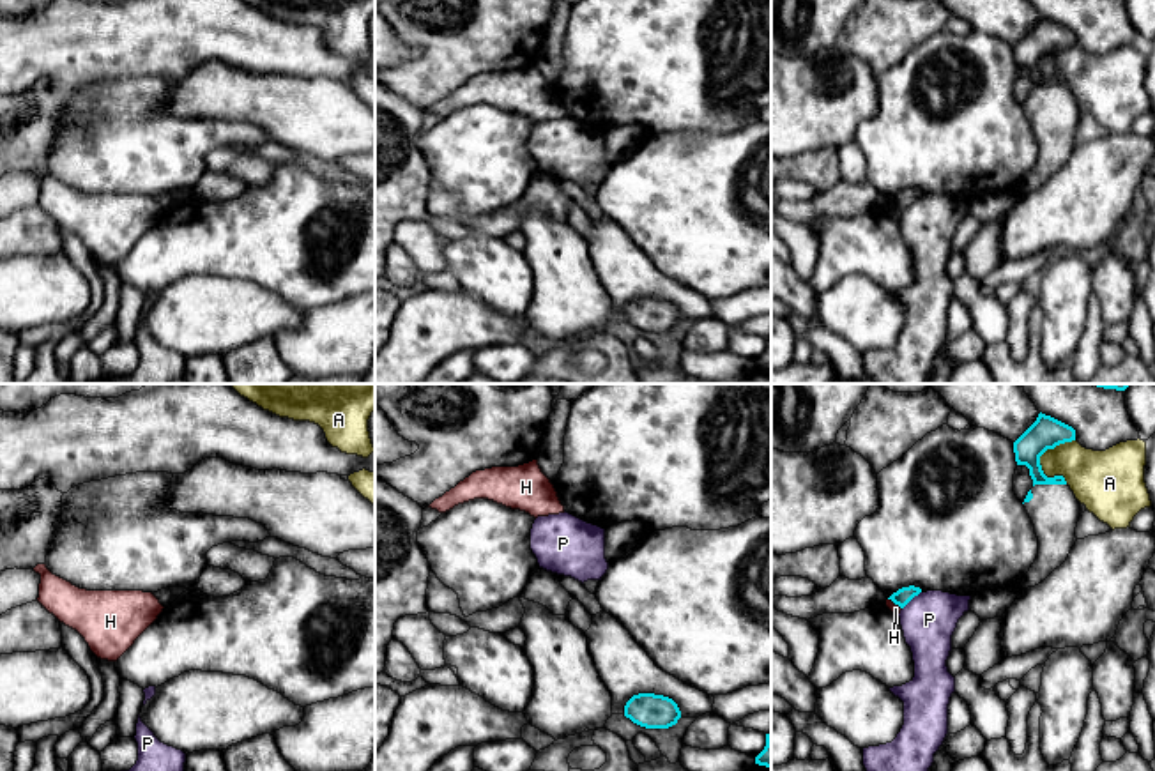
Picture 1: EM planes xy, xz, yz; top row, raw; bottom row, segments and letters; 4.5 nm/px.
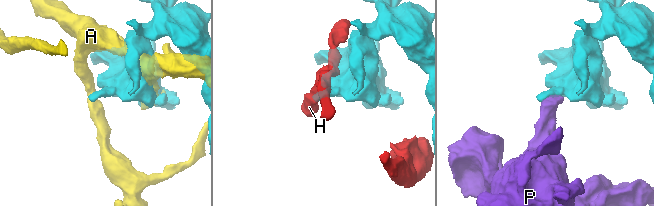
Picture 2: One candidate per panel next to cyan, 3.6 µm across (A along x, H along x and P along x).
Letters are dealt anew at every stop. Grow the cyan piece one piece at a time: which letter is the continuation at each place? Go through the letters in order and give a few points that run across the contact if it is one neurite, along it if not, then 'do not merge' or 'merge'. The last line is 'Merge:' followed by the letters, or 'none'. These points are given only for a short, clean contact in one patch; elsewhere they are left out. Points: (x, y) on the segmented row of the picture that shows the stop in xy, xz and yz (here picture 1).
A: do not merge
H: do not merge
P: line yz (920, 591), (902, 609); do not merge
Merge: none

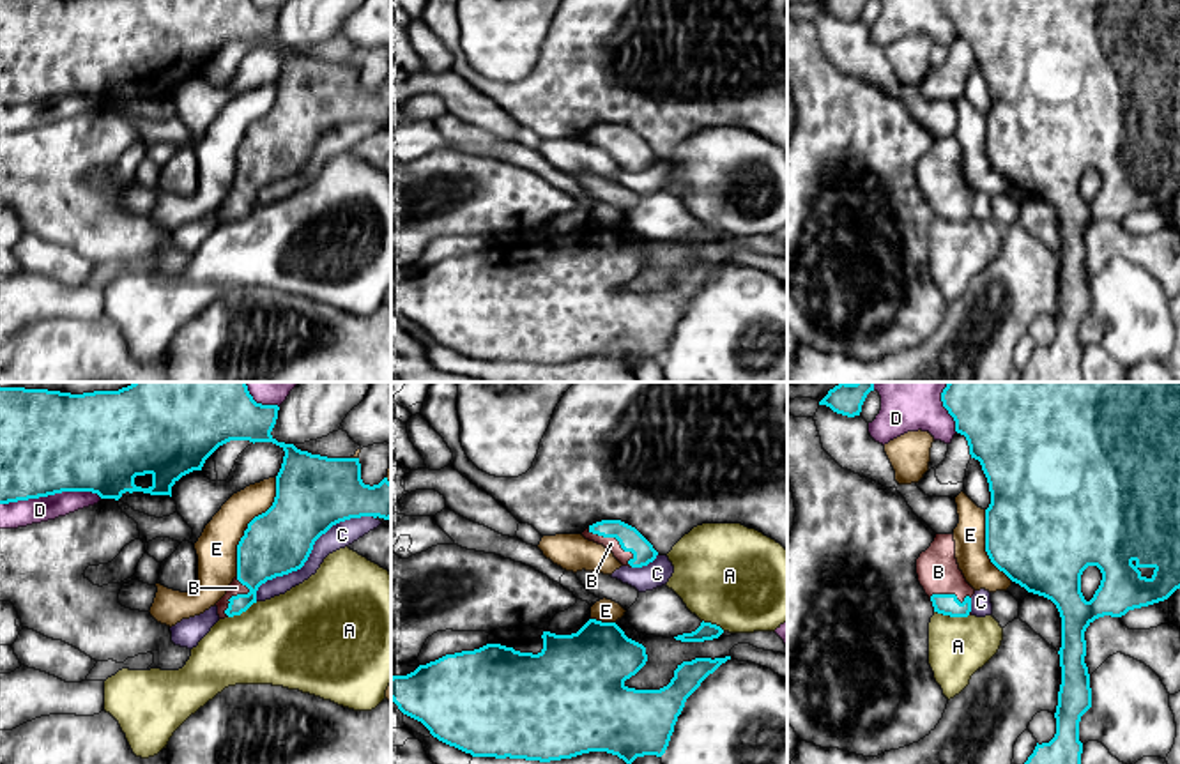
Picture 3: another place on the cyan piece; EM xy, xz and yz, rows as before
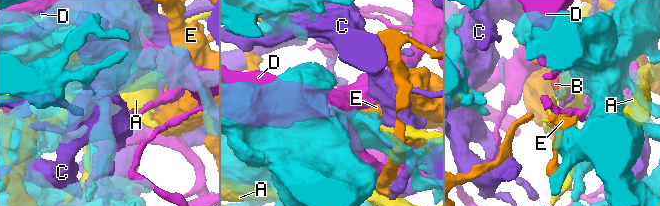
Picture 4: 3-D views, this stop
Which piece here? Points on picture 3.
A: do not merge
B: merge
C: do not merge
D: do not merge
E: do not merge
Merge: B

